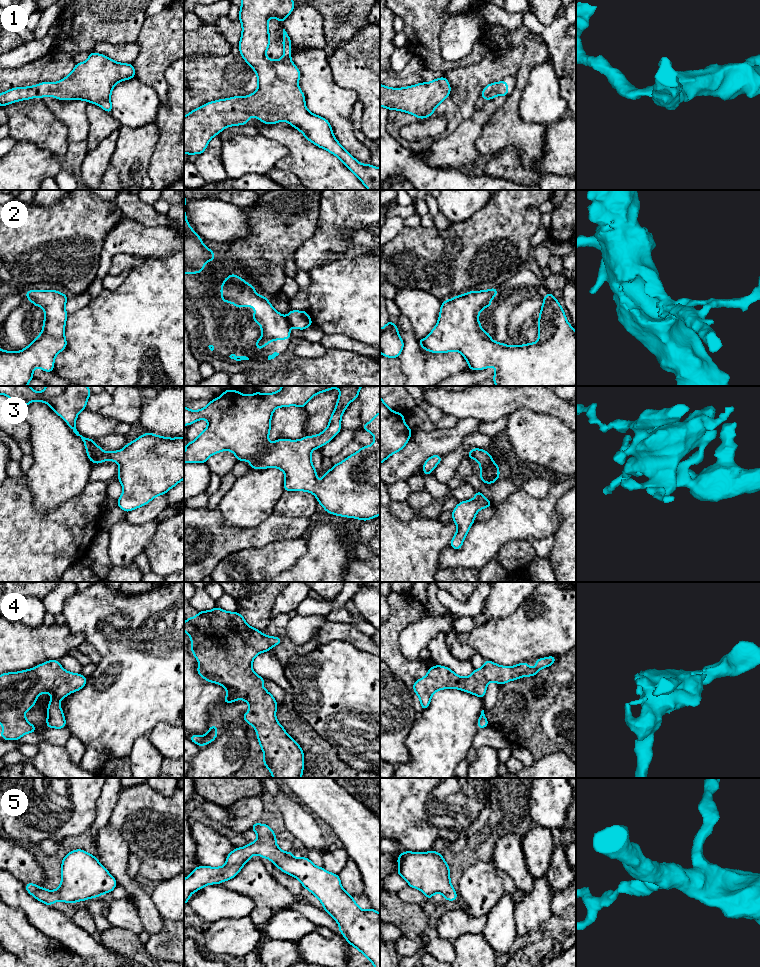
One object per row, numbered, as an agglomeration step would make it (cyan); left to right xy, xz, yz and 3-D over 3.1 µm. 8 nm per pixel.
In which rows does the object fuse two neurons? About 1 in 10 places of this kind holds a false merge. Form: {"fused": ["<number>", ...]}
{"fused": []}

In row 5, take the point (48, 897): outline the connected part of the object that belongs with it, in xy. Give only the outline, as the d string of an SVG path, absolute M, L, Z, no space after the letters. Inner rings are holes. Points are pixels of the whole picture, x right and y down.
M77 849L62 859L61 885L57 889L50 891L33 883L25 884L25 888L40 902L52 905L57 900L73 904L97 898L113 892L116 885L116 879L95 856Z

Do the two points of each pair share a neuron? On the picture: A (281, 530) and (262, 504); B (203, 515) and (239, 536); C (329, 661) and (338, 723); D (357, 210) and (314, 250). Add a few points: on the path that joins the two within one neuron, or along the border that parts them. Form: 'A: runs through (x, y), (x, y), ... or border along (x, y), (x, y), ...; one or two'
A: border along (272, 512), (261, 522), (250, 528); two
B: runs through (212, 524), (224, 536), (230, 536); one
C: runs through (330, 676), (330, 706), (332, 708); one
D: runs through (346, 221), (325, 242); one

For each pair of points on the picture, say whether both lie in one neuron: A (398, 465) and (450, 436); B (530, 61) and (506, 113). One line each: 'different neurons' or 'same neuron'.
A: same neuron
B: same neuron

